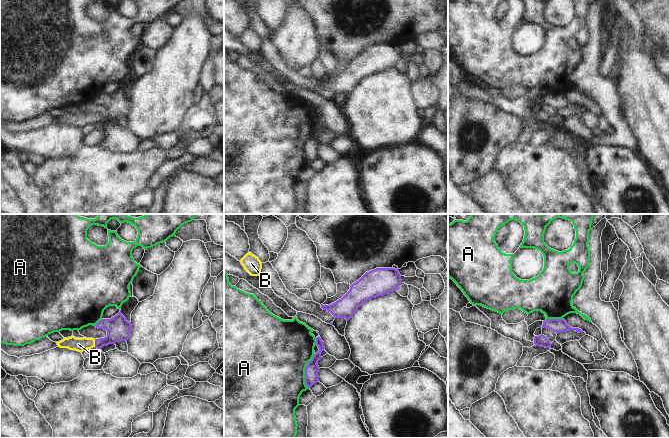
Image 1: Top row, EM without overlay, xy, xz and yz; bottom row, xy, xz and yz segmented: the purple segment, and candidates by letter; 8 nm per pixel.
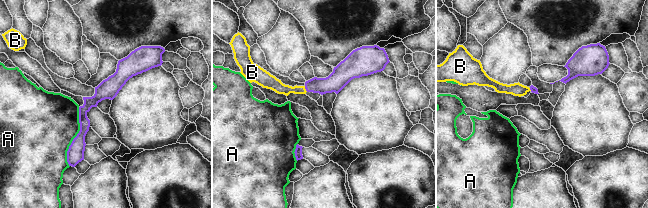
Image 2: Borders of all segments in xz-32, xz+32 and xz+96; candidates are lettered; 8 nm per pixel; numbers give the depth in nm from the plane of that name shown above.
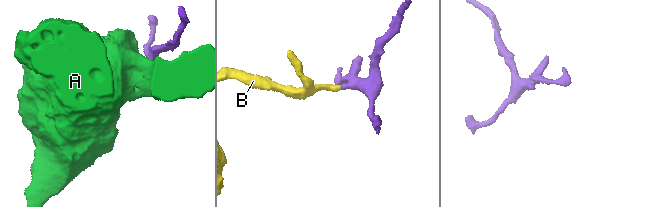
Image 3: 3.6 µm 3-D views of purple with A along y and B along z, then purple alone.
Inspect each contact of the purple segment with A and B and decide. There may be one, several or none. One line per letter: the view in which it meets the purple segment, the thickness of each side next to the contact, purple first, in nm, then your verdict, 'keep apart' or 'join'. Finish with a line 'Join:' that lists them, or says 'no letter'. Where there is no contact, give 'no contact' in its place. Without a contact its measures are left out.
A: xz | 110/500 nm | keep apart
B: xy | 190/110 nm | join
Join: B

